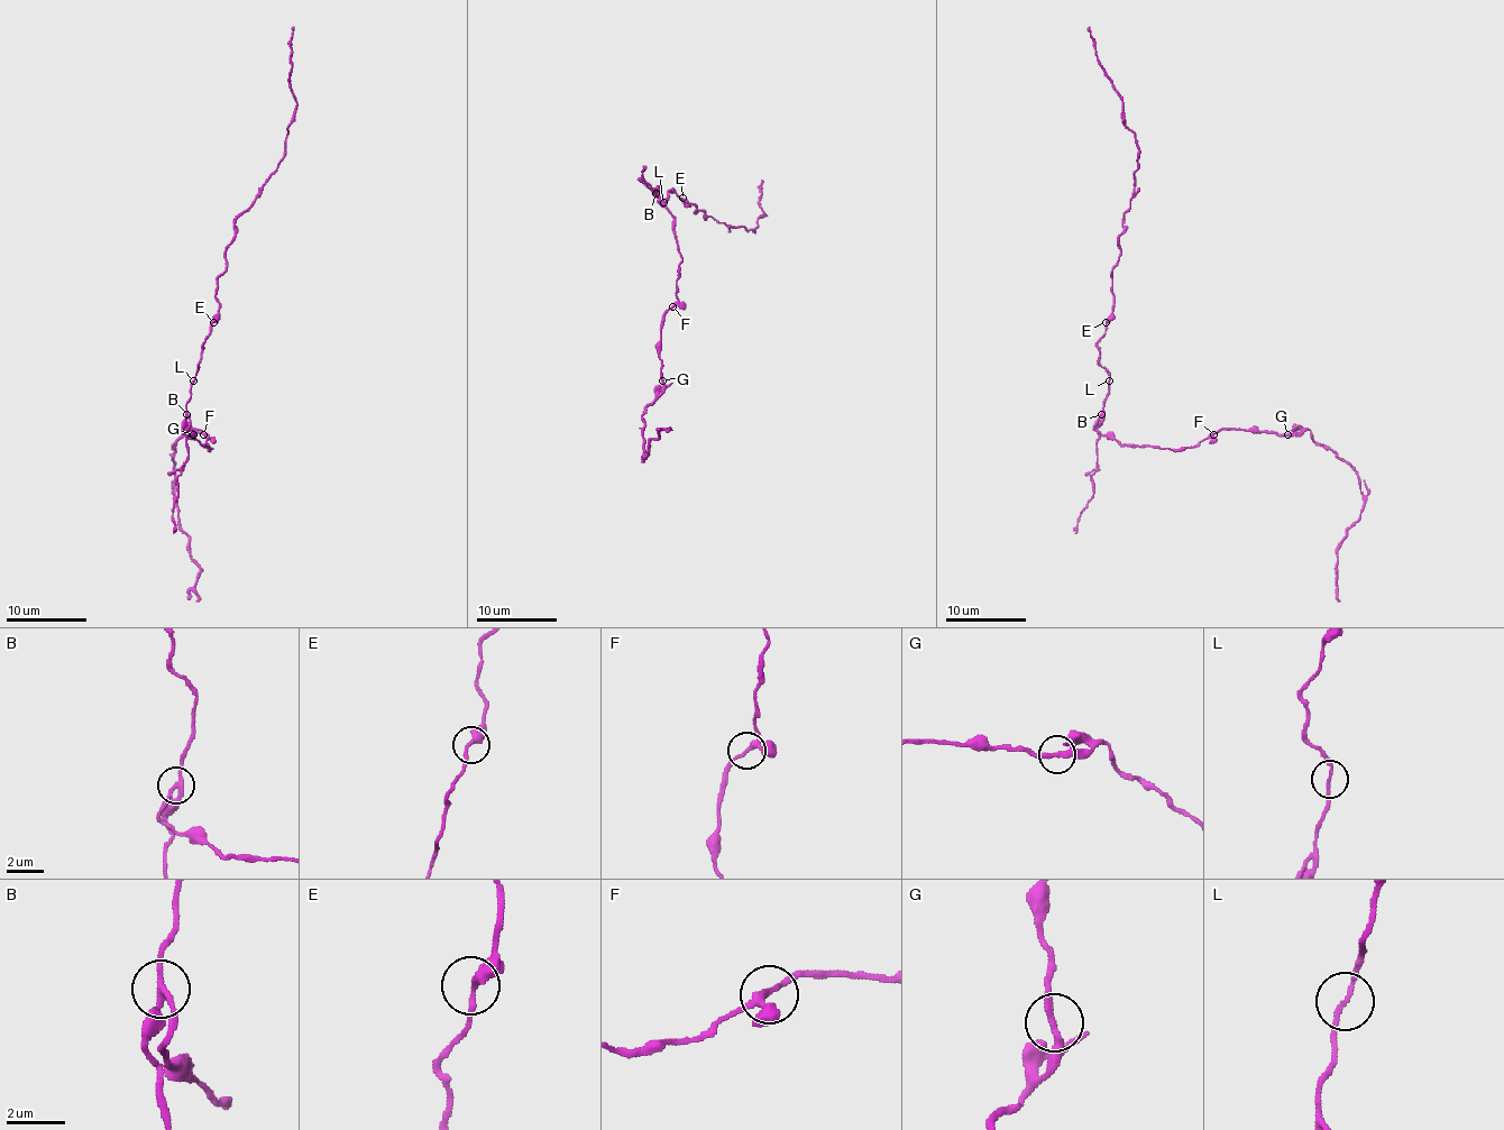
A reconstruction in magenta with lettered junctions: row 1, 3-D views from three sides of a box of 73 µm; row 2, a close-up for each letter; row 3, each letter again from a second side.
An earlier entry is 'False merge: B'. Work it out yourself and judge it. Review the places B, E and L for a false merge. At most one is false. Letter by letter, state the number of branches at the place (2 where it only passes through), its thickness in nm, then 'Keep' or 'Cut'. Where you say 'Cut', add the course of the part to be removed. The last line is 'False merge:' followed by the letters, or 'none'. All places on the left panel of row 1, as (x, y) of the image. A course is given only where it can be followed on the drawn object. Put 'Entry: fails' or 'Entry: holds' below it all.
B: Branches: 3. Thickness 190 nm. Cut. Course of the part to remove: (186, 414), (189, 434), (211, 448), (195, 429), (173, 447), (176, 524), (199, 569), (199, 600)
E: Branches: 2. Thickness 320 nm. Keep
L: Branches: 2. Thickness 140 nm. Keep
False merge: B
Entry: holds

